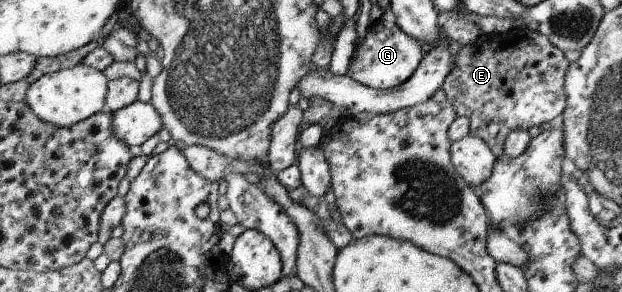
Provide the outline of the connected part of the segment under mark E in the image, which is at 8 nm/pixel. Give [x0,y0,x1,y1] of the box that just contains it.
[442,30,570,158]

